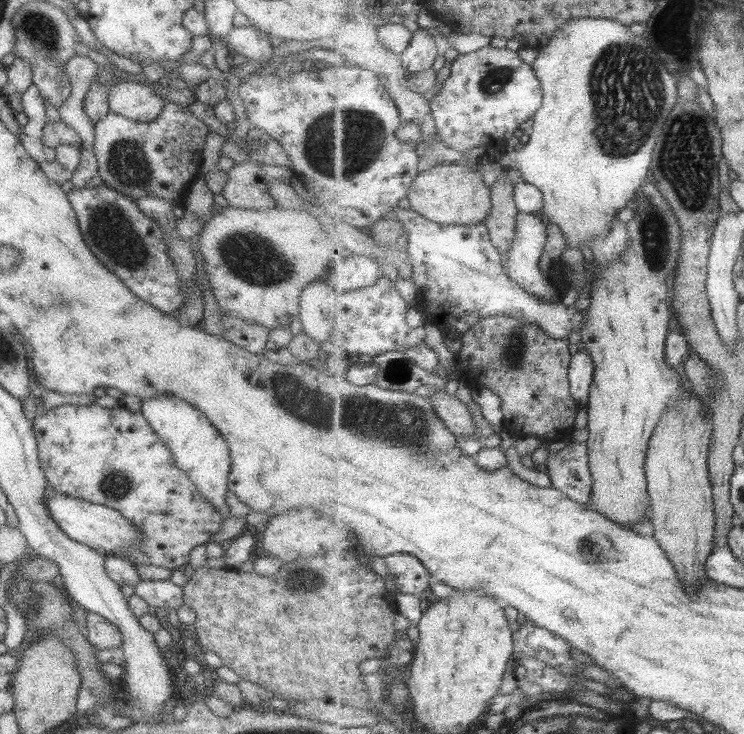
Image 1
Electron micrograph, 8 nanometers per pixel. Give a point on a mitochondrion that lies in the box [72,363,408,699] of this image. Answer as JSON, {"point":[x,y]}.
{"point":[114,486]}

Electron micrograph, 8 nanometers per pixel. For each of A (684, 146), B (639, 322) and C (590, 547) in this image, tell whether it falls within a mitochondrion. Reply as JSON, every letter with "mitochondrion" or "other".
{"A":"mitochondrion","B":"other","C":"mitochondrion"}

